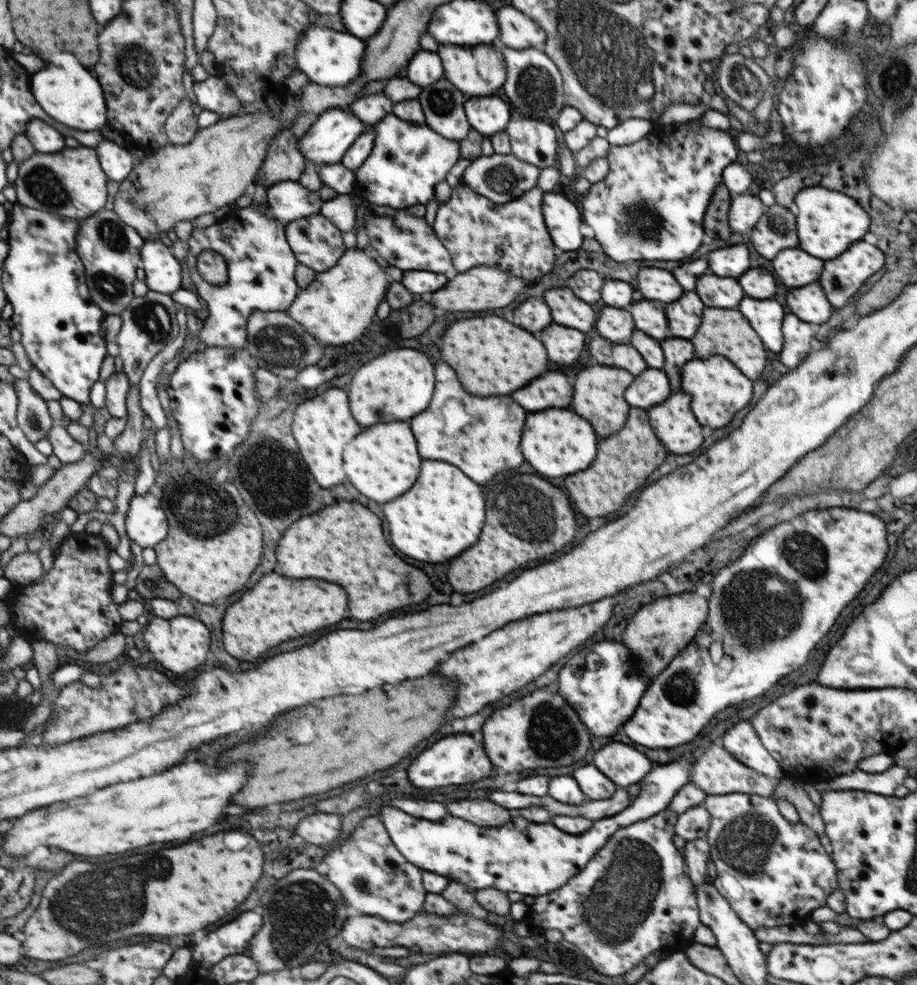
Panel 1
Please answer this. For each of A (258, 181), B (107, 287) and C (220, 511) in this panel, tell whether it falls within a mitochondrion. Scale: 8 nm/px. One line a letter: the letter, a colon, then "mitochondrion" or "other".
A: other
B: mitochondrion
C: mitochondrion

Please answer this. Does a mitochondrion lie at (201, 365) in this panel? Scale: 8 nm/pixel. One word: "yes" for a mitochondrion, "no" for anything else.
no

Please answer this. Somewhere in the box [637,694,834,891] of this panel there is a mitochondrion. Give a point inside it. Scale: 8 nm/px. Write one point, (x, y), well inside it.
(745, 844)

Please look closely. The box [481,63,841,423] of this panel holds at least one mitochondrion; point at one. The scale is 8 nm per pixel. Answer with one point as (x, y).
(644, 213)

